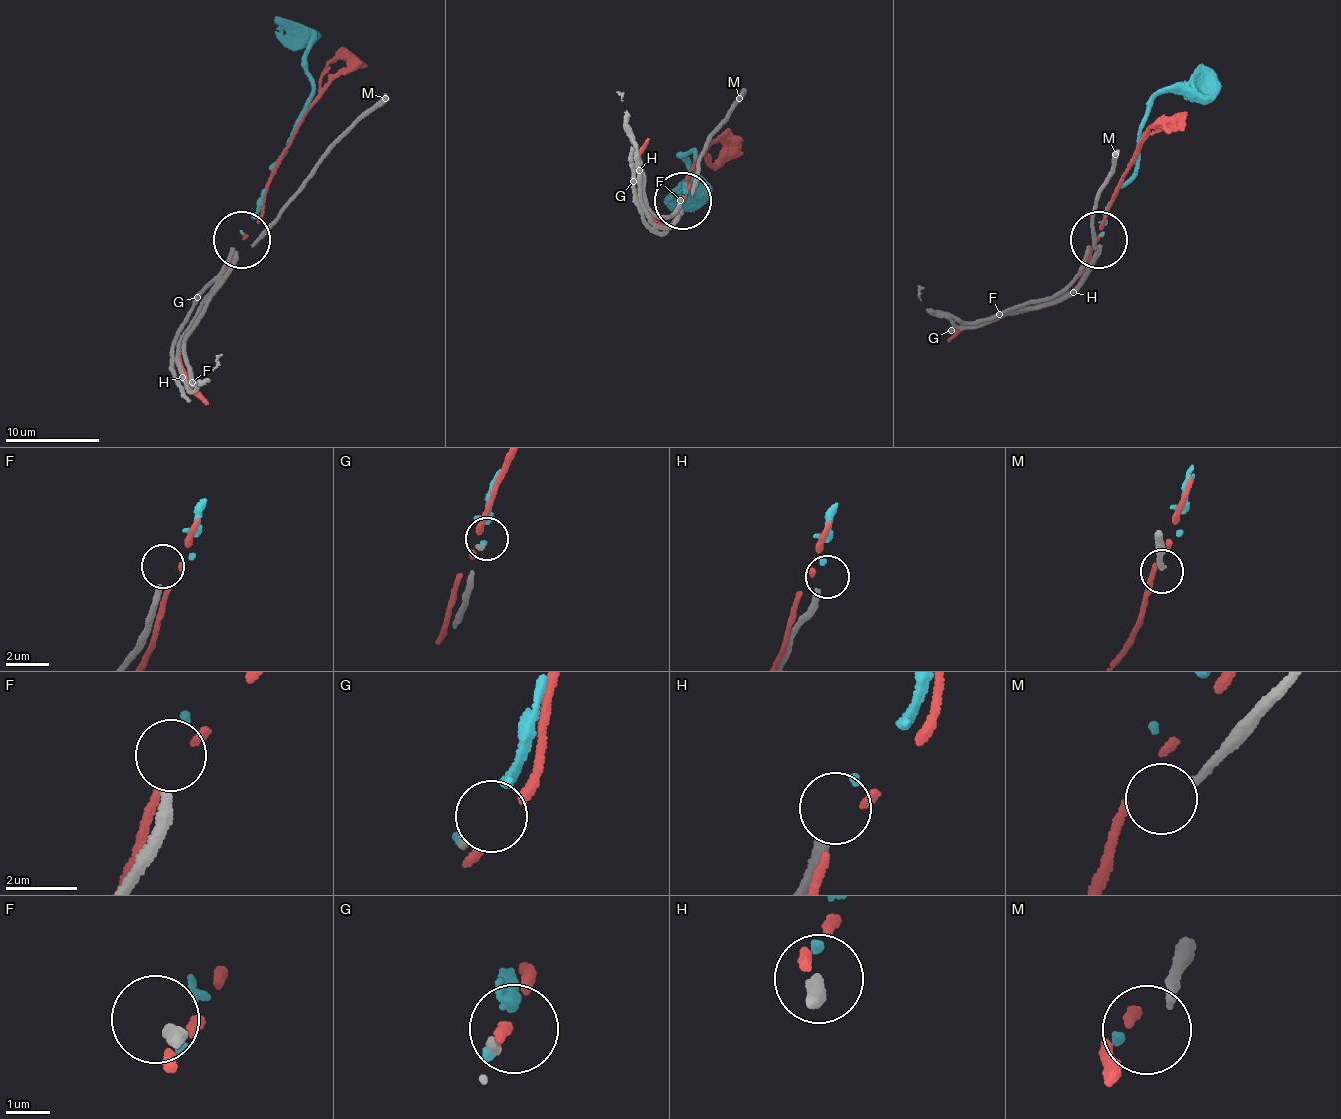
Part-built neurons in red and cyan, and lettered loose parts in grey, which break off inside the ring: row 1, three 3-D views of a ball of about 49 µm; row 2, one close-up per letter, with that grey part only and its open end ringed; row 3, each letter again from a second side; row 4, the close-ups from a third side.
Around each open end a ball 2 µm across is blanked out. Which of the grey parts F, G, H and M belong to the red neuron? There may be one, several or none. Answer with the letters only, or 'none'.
none

